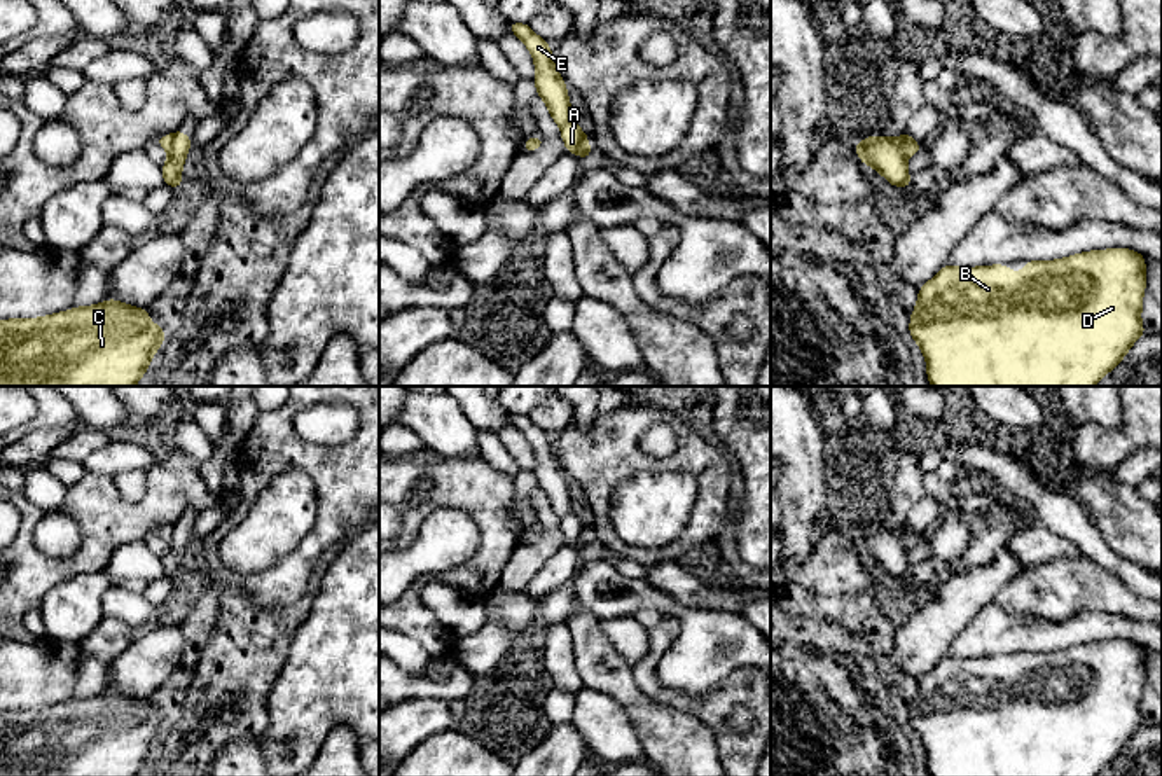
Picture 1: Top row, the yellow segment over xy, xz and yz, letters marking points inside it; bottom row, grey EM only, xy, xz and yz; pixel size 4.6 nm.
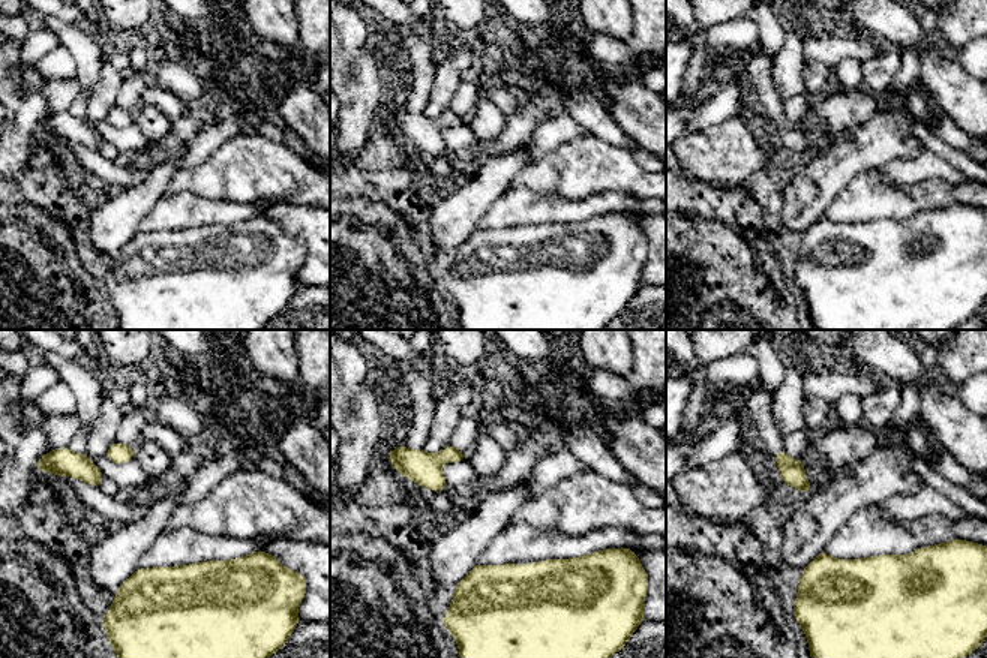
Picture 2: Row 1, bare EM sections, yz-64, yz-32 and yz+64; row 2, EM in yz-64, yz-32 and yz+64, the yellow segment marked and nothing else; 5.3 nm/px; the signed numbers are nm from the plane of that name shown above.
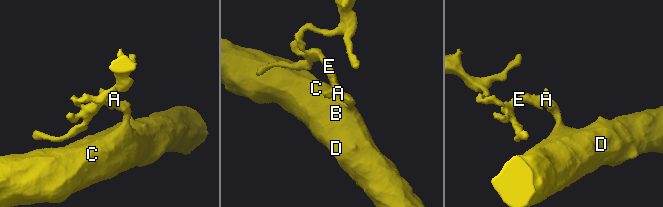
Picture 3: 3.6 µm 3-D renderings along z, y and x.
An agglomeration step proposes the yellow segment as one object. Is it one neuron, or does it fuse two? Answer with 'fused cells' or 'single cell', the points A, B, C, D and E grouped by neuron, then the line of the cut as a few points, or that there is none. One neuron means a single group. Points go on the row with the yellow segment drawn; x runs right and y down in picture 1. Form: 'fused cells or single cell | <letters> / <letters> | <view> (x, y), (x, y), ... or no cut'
fused cells | A B C D / E | yz (902, 135), (904, 159)

